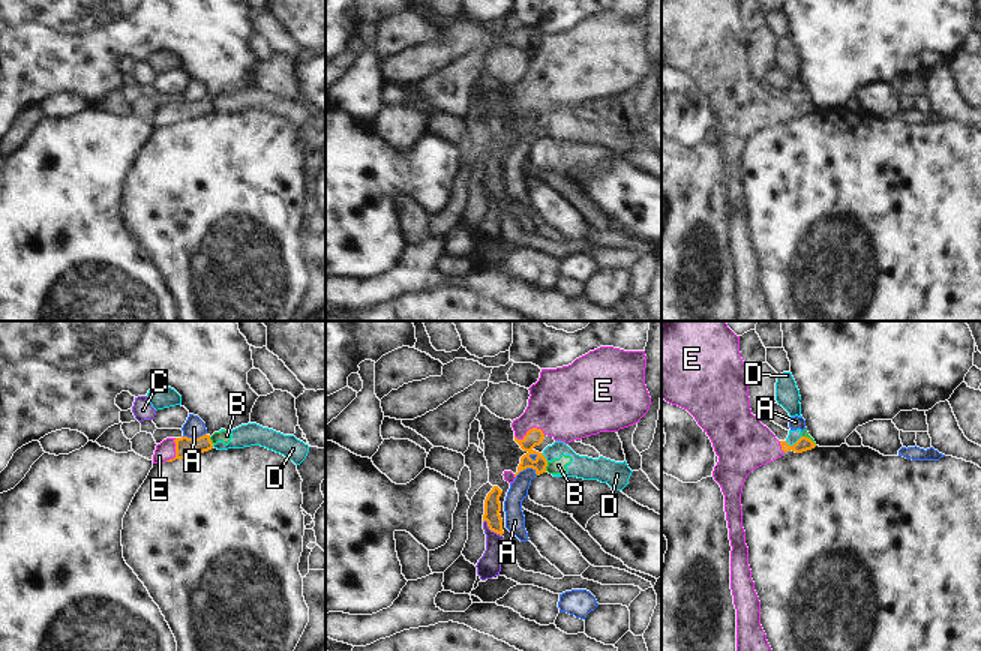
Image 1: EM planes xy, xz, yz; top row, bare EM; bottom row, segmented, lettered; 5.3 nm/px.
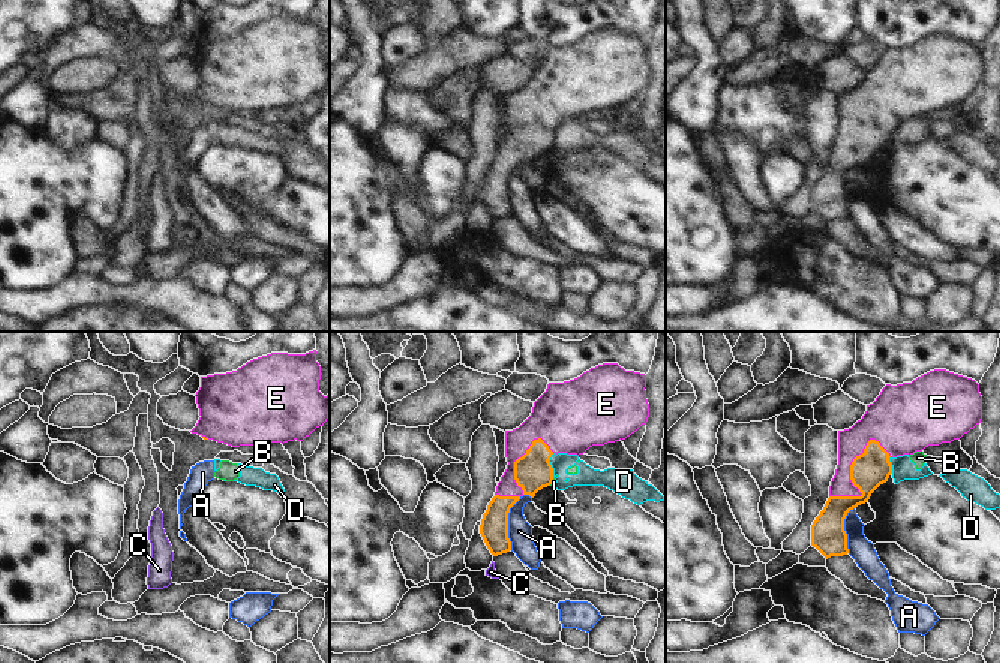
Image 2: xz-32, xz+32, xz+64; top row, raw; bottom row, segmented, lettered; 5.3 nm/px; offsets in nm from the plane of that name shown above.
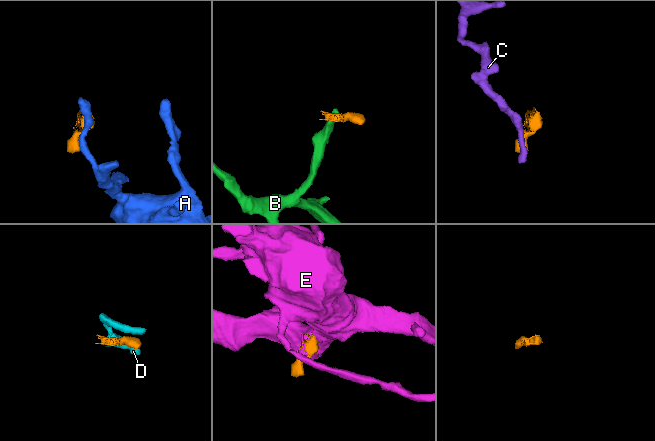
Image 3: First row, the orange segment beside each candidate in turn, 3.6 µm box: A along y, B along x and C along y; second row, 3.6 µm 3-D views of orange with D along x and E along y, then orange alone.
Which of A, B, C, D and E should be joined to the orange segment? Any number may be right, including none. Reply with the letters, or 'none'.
E

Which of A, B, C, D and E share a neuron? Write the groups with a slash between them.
A / B D / C / E

